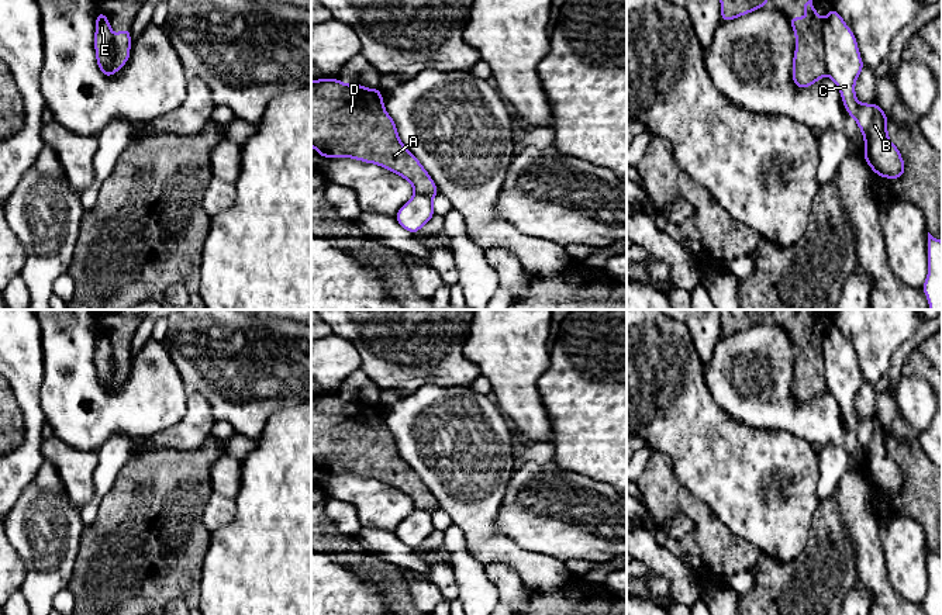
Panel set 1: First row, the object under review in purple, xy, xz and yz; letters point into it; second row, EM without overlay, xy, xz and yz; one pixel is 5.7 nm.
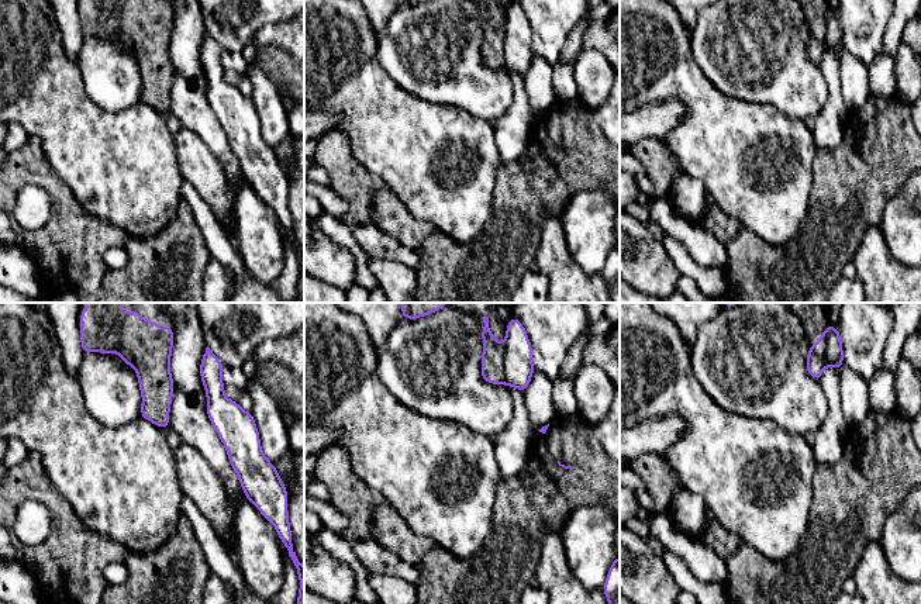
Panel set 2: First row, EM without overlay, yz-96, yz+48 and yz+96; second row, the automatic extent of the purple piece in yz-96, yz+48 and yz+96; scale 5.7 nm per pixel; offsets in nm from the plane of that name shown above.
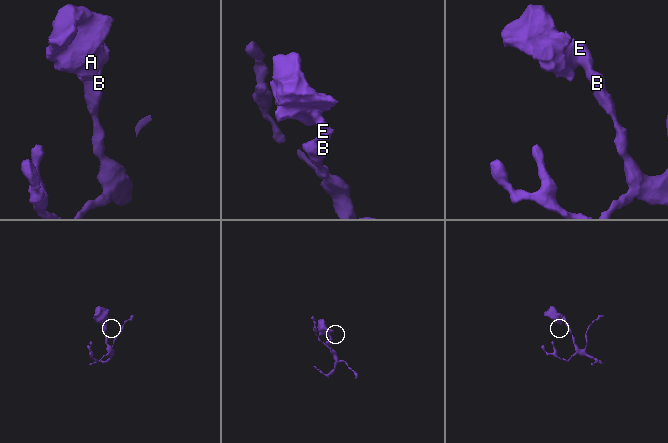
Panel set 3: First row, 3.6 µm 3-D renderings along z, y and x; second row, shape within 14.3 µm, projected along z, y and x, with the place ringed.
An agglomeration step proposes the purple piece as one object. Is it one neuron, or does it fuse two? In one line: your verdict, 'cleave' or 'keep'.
cleave

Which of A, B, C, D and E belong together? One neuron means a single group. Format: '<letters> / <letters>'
A D / B C E

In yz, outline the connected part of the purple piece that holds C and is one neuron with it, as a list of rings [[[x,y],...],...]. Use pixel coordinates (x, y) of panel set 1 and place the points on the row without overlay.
[[[835,324],[822,339],[827,390],[836,398],[843,421],[853,432],[865,453],[865,476],[880,493],[900,494],[905,480],[887,449],[887,429],[877,421],[860,419],[855,411],[855,397],[865,383],[855,349]]]

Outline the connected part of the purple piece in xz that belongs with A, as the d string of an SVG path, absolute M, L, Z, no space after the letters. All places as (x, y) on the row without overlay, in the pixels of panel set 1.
M337 393L311 397L311 460L322 473L353 473L397 488L413 500L417 509L439 509L428 487L398 455L396 439L384 425L380 404L345 400Z

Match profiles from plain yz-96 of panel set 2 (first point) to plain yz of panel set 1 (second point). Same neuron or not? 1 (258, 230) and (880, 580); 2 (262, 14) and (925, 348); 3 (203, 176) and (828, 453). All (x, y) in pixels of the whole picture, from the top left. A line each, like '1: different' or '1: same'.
1: different
2: different
3: different

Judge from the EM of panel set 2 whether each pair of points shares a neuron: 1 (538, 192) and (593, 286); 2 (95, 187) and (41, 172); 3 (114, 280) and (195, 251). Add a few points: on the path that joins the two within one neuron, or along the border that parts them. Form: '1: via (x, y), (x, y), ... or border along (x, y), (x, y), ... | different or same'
1: border along (558, 217), (549, 214), (545, 217), (537, 245) | different
2: border along (42, 149), (48, 164), (68, 185), (79, 206) | different
3: via (134, 280), (155, 280), (175, 261) | same

